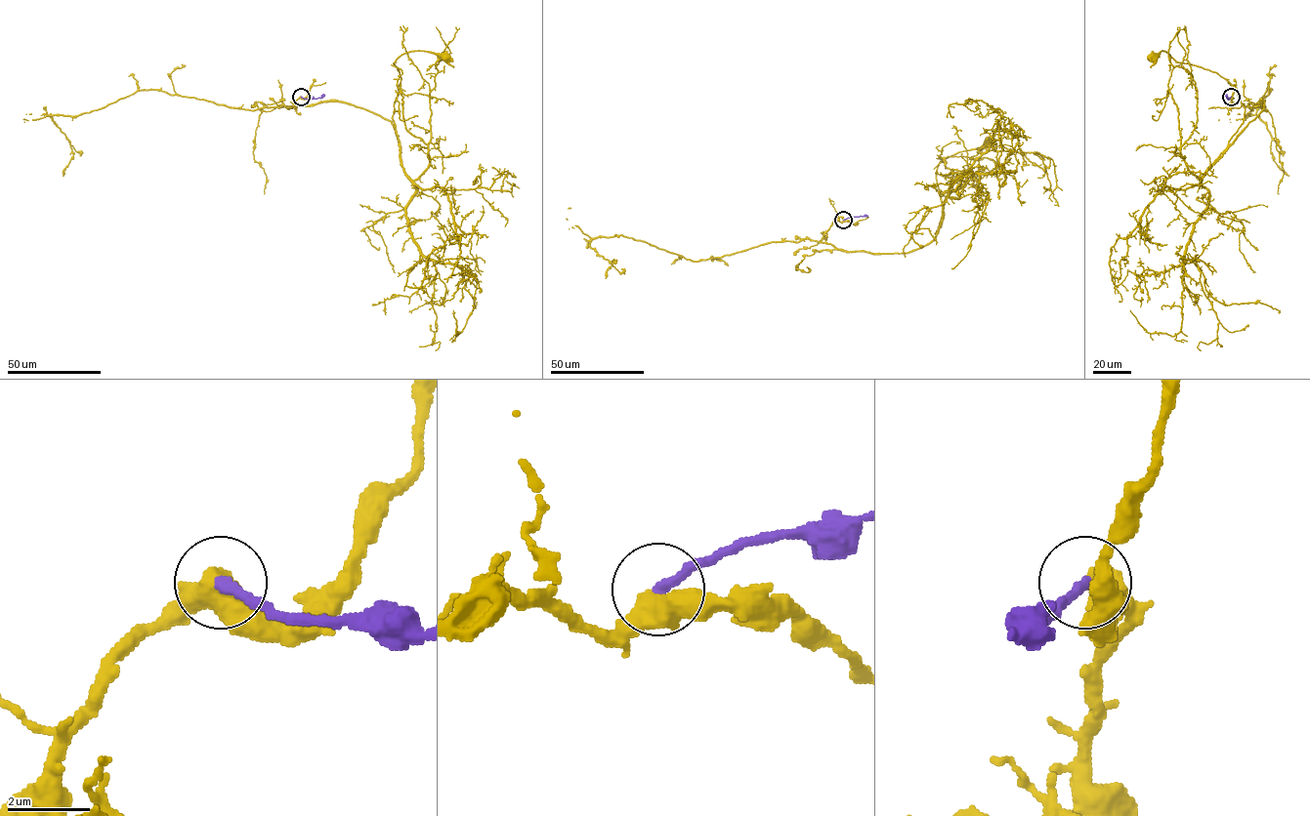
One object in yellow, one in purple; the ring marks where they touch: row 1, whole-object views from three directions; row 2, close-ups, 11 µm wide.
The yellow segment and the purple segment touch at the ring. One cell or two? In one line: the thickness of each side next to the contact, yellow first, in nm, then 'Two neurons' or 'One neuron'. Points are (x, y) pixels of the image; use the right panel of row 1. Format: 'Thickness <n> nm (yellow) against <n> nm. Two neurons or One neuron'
Thickness 500 nm (yellow) against 260 nm. One neuron

